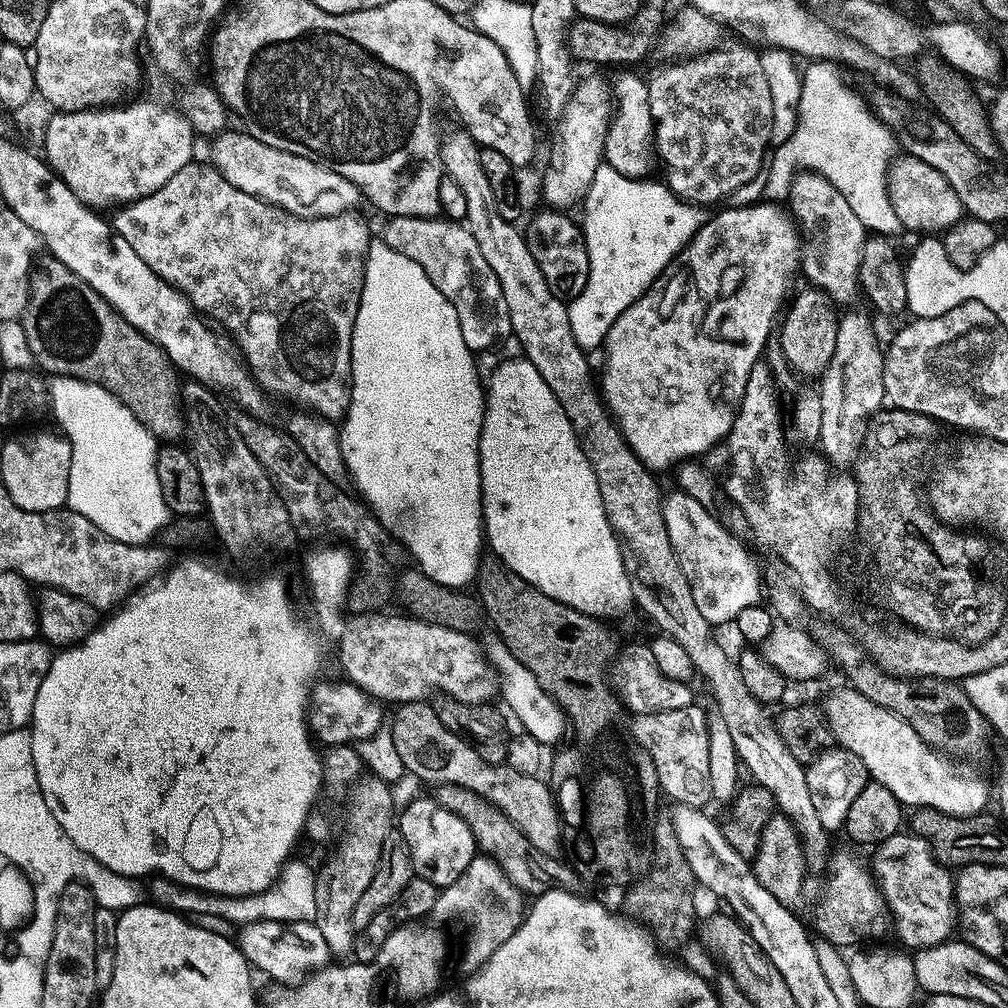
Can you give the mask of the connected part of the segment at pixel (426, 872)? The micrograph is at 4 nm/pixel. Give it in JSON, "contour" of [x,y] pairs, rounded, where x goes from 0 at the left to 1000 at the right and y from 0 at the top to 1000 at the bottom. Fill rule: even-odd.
{"contour":[[[430,792],[409,794],[395,810],[395,823],[407,843],[409,864],[417,873],[427,875],[435,883],[446,880],[474,848],[470,828],[454,810],[436,799]]]}

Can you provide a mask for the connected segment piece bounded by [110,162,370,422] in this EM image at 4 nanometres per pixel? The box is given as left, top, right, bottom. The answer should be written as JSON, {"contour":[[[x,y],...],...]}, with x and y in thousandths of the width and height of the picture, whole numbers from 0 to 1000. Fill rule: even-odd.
{"contour":[[[191,161],[181,165],[181,169],[177,169],[177,173],[173,173],[173,177],[169,177],[165,185],[161,185],[161,188],[153,188],[153,192],[132,198],[130,202],[122,203],[116,210],[119,211],[109,218],[113,229],[121,232],[121,236],[125,236],[129,244],[133,244],[133,252],[137,252],[137,256],[141,256],[141,260],[145,260],[145,264],[149,264],[153,272],[157,272],[166,282],[176,286],[190,301],[195,311],[201,312],[207,318],[215,317],[230,332],[229,340],[235,341],[233,344],[241,360],[257,384],[259,381],[268,392],[279,393],[280,396],[295,401],[298,404],[295,406],[305,407],[314,414],[330,419],[340,418],[345,408],[349,376],[349,328],[355,312],[357,293],[361,287],[361,260],[365,257],[367,241],[365,222],[359,215],[352,214],[354,211],[349,208],[334,214],[316,214],[311,218],[293,214],[264,198],[259,198],[256,194],[249,194],[236,188],[236,185],[228,185],[228,181],[220,177],[218,170],[206,161],[202,163]]]}

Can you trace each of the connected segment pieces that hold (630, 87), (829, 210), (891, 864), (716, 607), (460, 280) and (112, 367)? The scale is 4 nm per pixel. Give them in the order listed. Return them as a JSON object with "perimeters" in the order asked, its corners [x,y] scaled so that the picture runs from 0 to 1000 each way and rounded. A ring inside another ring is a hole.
{"perimeters":[[[[629,73],[619,74],[613,85],[610,84],[609,95],[611,110],[605,122],[599,147],[599,159],[613,169],[614,173],[626,178],[640,178],[649,163],[650,123],[645,113],[644,87],[642,80]]],[[[794,169],[782,185],[780,202],[796,235],[794,266],[806,281],[803,283],[820,291],[829,300],[850,293],[852,261],[859,245],[859,227],[855,220],[851,220],[847,208],[843,208],[843,200],[835,196],[832,188],[819,176],[808,170]]],[[[904,824],[888,825],[879,835],[868,838],[863,856],[877,896],[880,897],[889,929],[901,942],[922,940],[941,932],[946,925],[950,902],[946,896],[946,869],[926,849],[923,839]]],[[[674,486],[668,488],[669,490],[660,493],[658,514],[661,518],[662,529],[665,531],[666,541],[669,542],[670,552],[681,572],[681,581],[685,583],[688,596],[702,619],[713,621],[713,619],[722,618],[723,620],[729,616],[736,604],[755,598],[756,567],[749,554],[744,550],[745,545],[742,542],[741,545],[732,533],[706,511],[704,508],[706,506],[701,501]]],[[[391,214],[384,219],[379,237],[395,252],[403,252],[435,284],[438,292],[450,304],[454,312],[454,323],[458,323],[458,339],[469,351],[477,351],[488,345],[501,332],[507,330],[506,308],[502,308],[502,296],[498,296],[498,284],[478,256],[470,232],[459,221],[443,216],[428,214]]],[[[101,296],[101,300],[105,301],[93,304],[101,319],[99,325],[103,333],[91,355],[81,357],[81,361],[69,361],[69,375],[96,381],[116,393],[135,412],[137,419],[147,424],[156,438],[178,438],[178,433],[184,432],[185,421],[181,416],[181,401],[179,405],[181,381],[179,385],[180,374],[176,365],[149,334],[143,333],[121,312],[115,310],[105,296]]]]}

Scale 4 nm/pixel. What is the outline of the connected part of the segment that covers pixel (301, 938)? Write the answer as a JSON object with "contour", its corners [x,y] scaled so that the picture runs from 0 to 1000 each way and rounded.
{"contour":[[[250,911],[247,917],[237,918],[236,929],[238,925],[238,933],[236,932],[236,939],[240,947],[245,950],[247,957],[255,965],[263,964],[266,968],[271,968],[274,974],[294,974],[309,962],[322,959],[326,955],[327,945],[323,938],[323,931],[319,931],[319,923],[315,923],[315,919],[310,913],[291,913],[282,915],[276,913],[260,913]]]}

